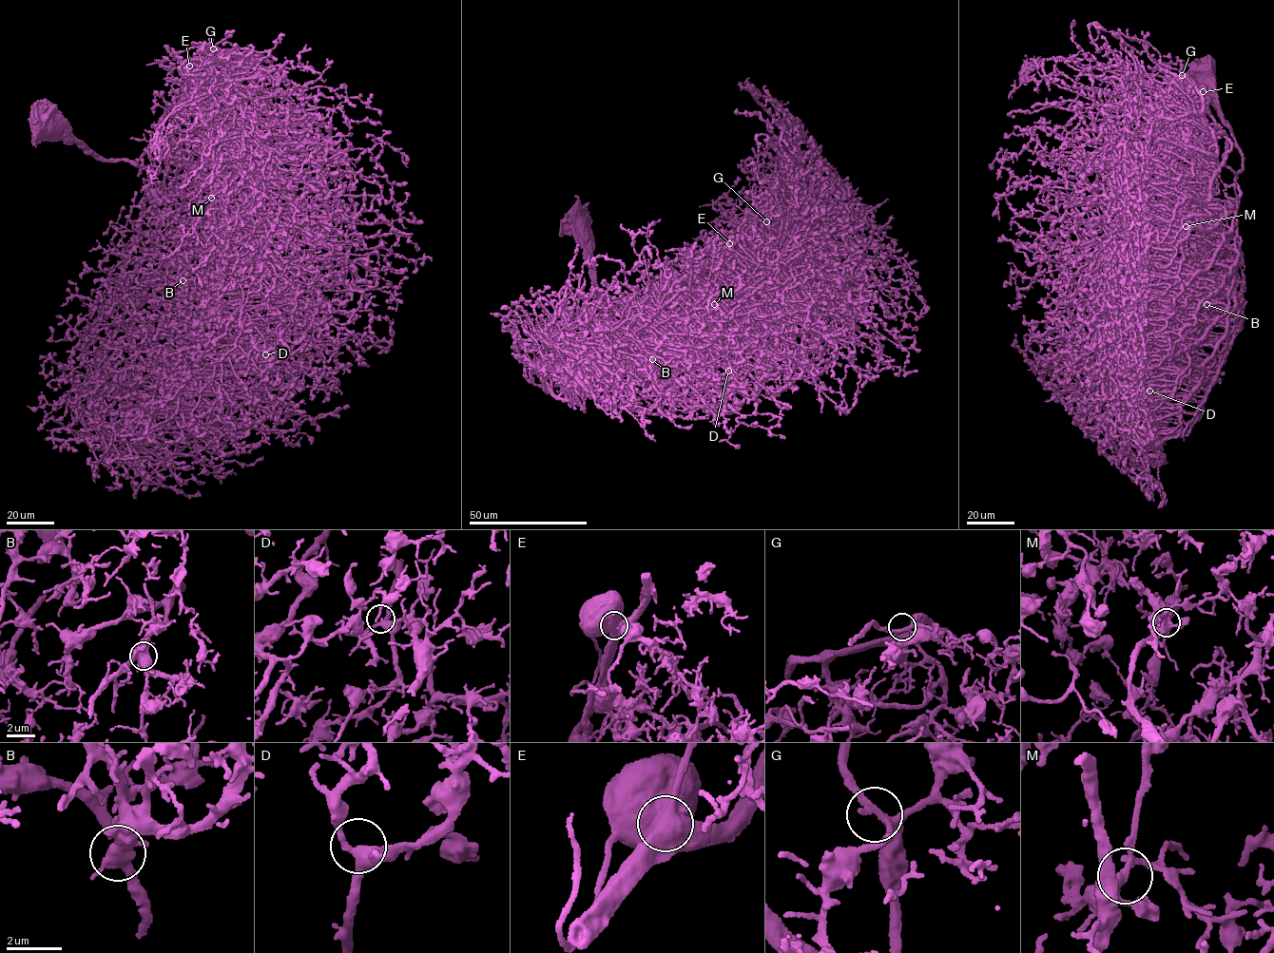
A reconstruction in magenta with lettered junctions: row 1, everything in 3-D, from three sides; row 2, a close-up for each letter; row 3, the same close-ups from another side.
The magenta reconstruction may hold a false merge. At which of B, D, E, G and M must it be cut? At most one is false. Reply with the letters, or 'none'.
E

